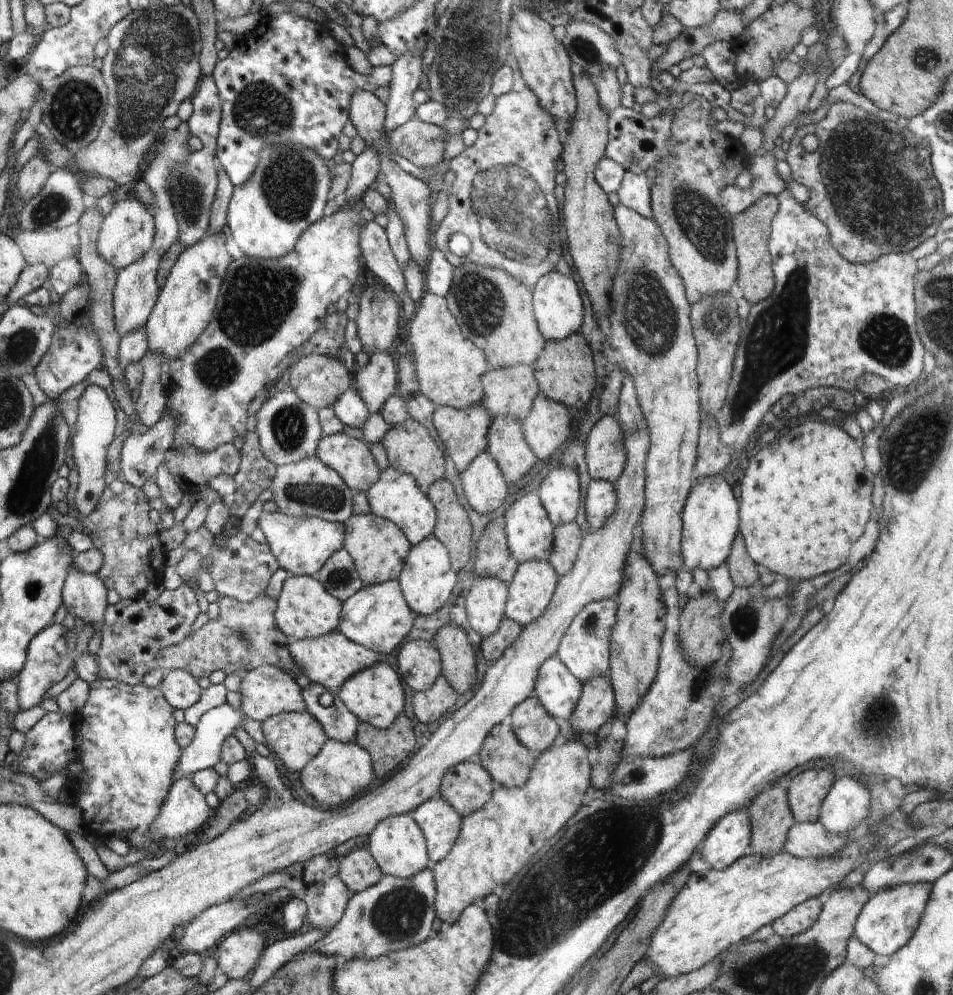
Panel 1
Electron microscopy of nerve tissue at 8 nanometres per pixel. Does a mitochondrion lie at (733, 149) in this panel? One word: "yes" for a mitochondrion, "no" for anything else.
no

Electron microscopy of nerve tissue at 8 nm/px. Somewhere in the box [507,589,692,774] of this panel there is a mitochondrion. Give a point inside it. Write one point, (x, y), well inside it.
(591, 622)

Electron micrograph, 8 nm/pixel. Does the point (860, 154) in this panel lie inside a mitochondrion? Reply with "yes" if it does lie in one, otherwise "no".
yes

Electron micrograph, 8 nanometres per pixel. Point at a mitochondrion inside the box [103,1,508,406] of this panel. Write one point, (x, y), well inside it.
(148, 64)

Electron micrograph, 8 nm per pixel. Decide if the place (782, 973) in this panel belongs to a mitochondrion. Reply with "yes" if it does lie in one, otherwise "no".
yes

